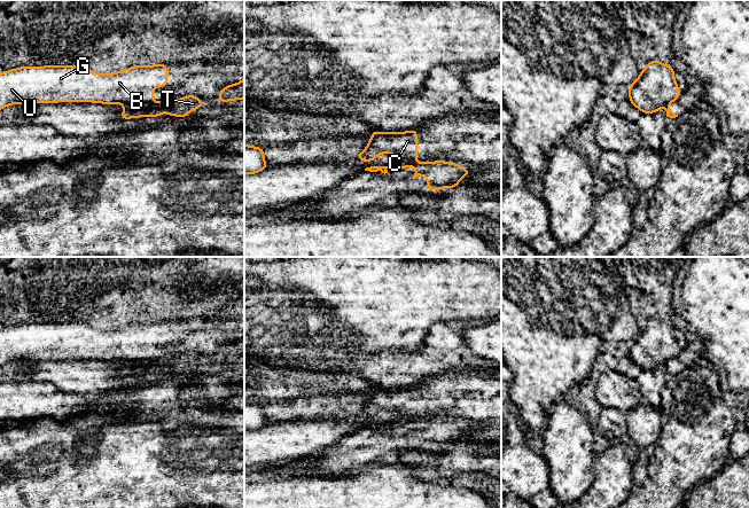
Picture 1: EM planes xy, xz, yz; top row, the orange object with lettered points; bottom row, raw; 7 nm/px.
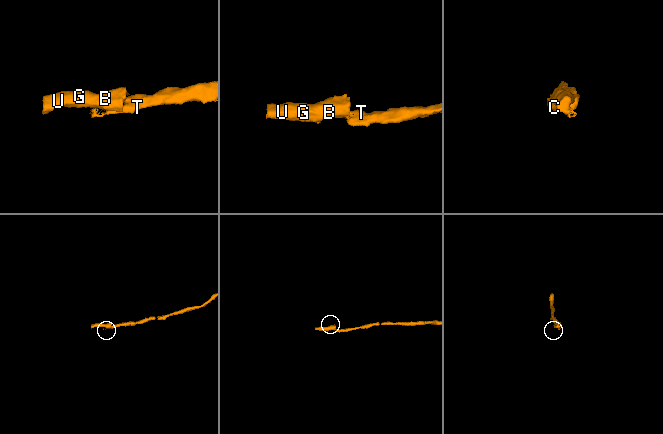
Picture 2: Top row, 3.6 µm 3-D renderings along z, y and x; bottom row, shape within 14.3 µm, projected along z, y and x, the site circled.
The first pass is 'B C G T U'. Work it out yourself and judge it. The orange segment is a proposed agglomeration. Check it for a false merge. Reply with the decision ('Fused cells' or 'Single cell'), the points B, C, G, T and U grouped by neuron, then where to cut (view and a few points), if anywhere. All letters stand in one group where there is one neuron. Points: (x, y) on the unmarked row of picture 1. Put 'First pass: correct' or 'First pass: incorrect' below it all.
Fused cells. Groups: B C G U / T. Split along xy (154, 359), (134, 361)
First pass: incorrect

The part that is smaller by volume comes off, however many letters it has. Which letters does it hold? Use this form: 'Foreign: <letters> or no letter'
Foreign: B, C, G, U

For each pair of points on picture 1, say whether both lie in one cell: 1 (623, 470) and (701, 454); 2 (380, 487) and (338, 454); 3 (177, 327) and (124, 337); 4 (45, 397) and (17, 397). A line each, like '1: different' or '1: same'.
1: different
2: different
3: same
4: same

